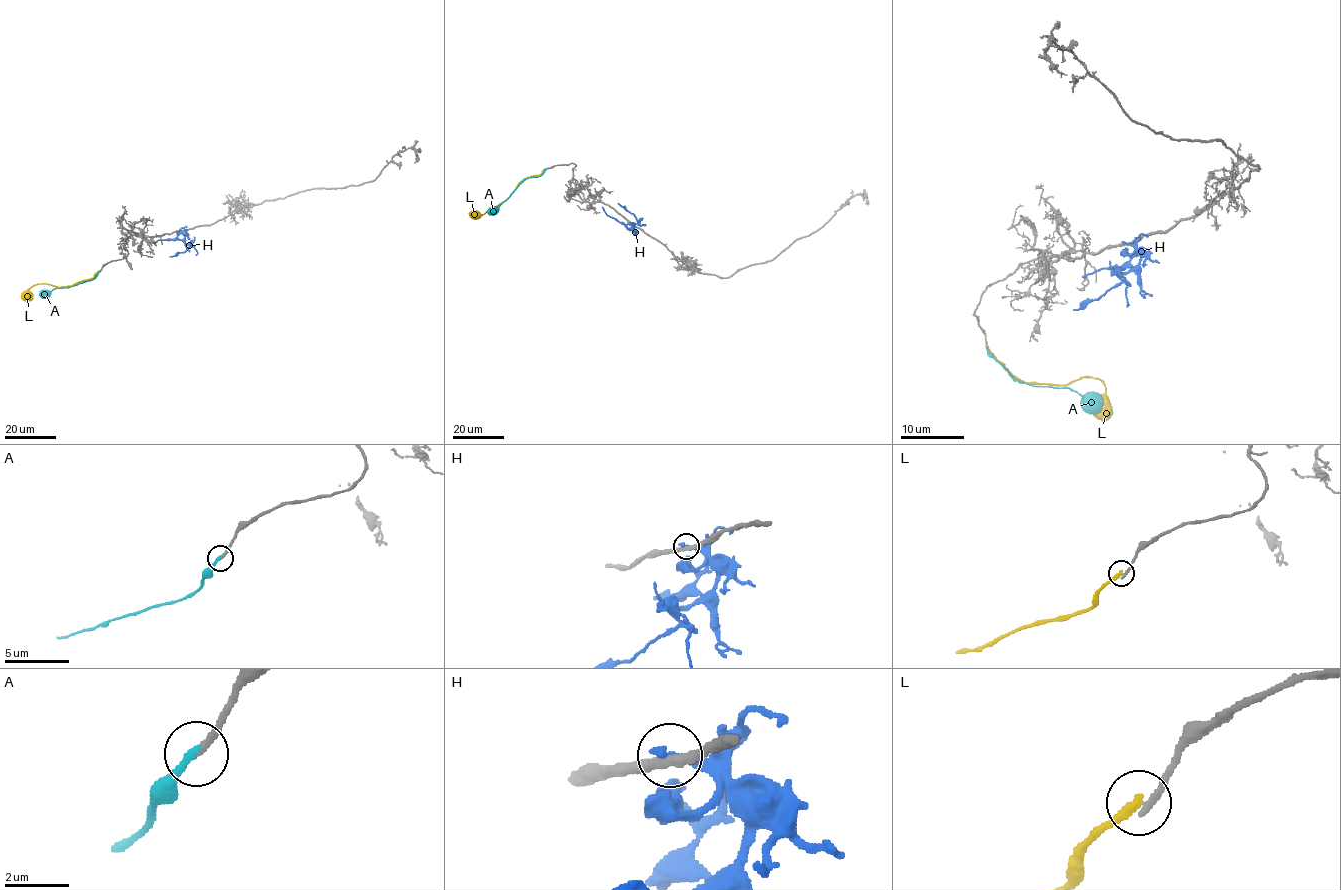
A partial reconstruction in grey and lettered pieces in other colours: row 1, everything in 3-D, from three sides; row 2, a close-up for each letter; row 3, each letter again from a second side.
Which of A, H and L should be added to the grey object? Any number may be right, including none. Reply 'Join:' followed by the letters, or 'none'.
Join: A

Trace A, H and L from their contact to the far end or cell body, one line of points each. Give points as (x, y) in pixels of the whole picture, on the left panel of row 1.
A: (99, 272), (92, 279), (69, 287), (55, 288), (39, 295)
H: (185, 229), (183, 242), (188, 247), (170, 256)
L: (99, 270), (91, 279), (72, 285), (36, 284), (24, 295), (24, 301)

